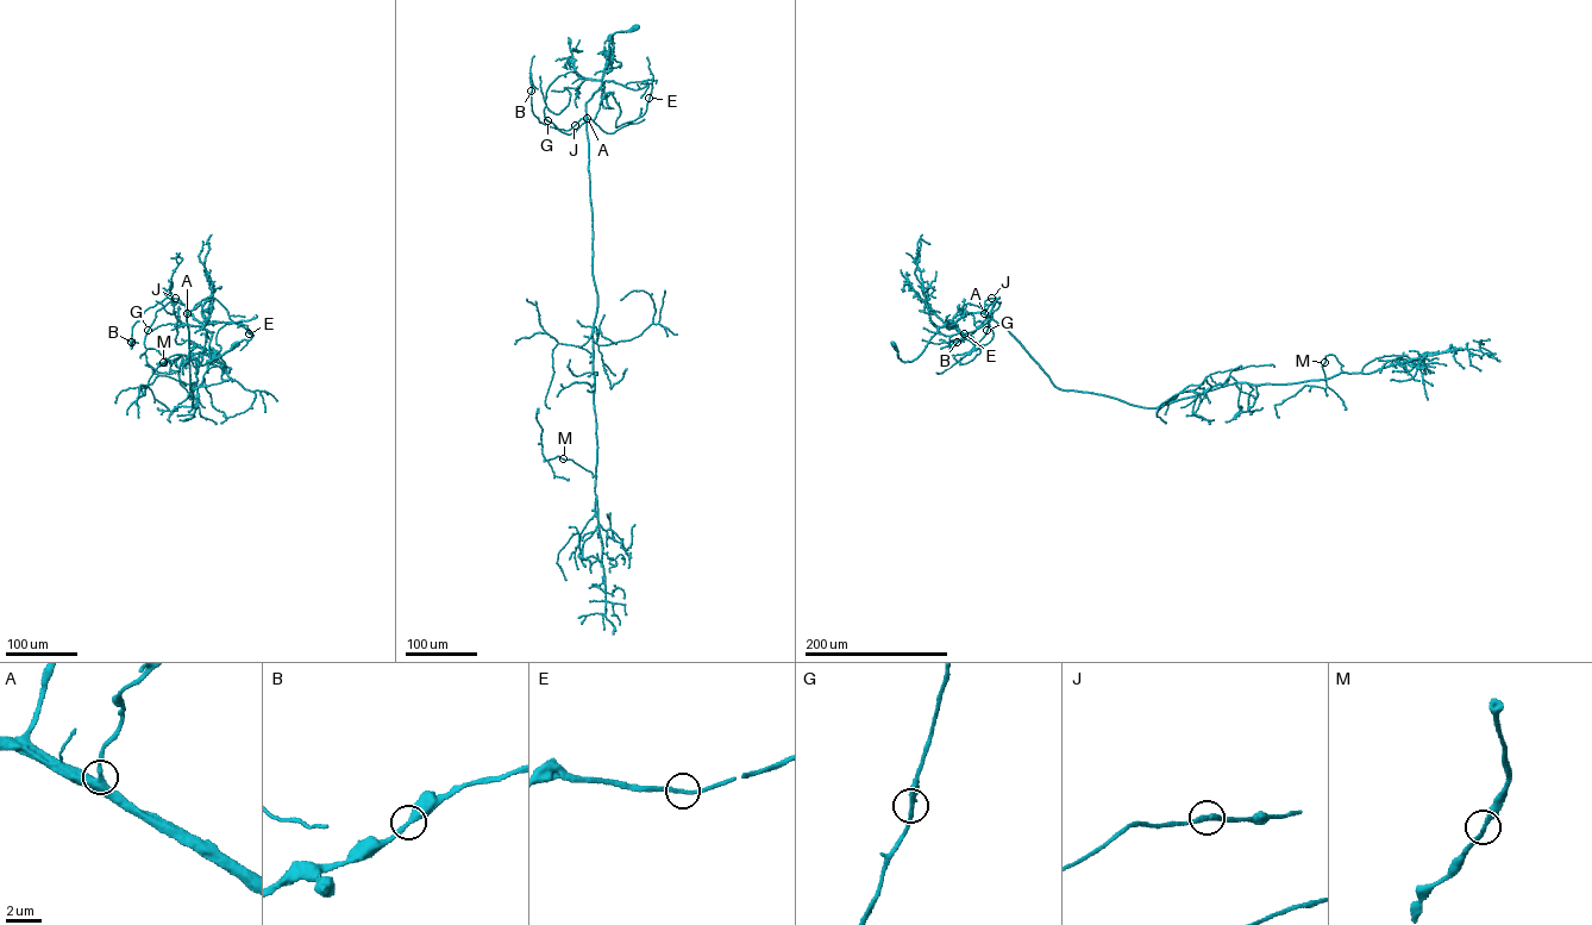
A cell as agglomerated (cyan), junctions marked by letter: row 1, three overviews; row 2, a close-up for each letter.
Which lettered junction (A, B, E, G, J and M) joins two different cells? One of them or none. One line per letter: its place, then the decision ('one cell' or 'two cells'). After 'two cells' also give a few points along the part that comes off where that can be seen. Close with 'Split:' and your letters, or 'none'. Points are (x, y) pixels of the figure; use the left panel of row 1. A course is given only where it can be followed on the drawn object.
A: place (187, 313); one cell
B: place (131, 342); one cell
E: place (249, 333); one cell
G: place (148, 330); one cell
J: place (175, 298); one cell
M: place (163, 362); one cell
Split: none

